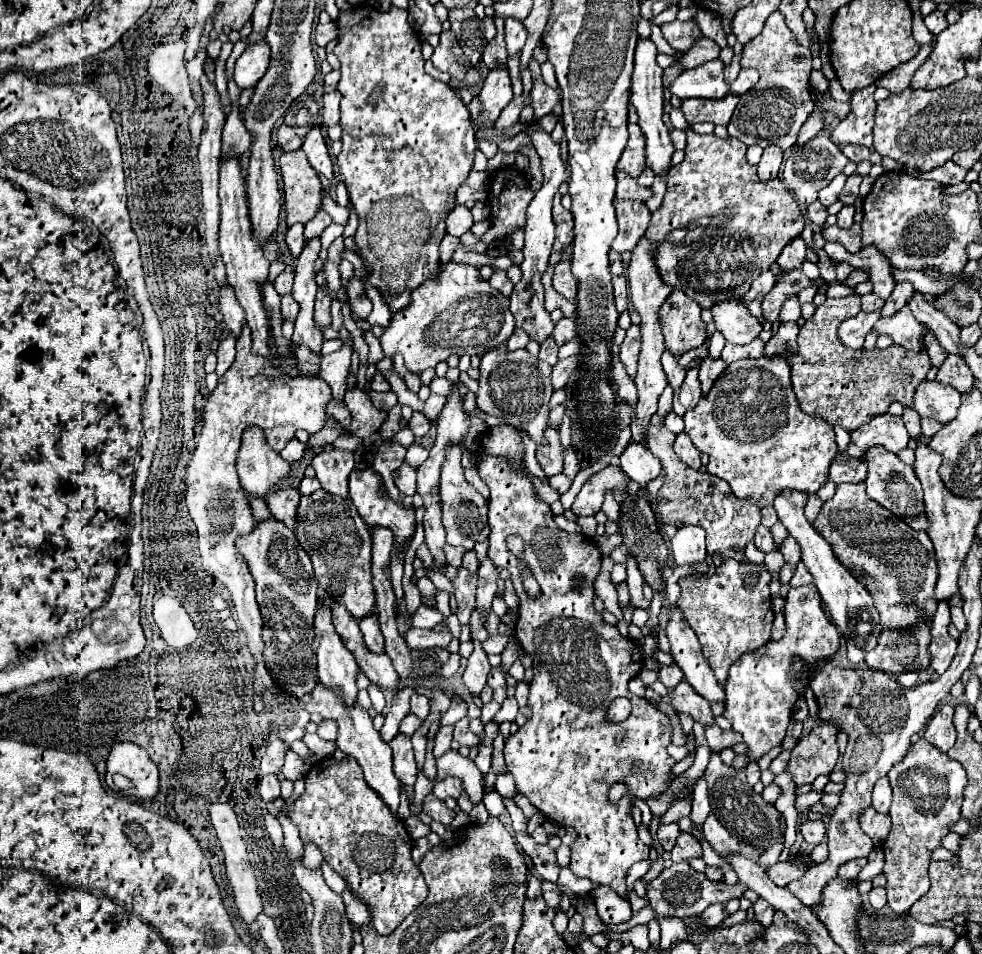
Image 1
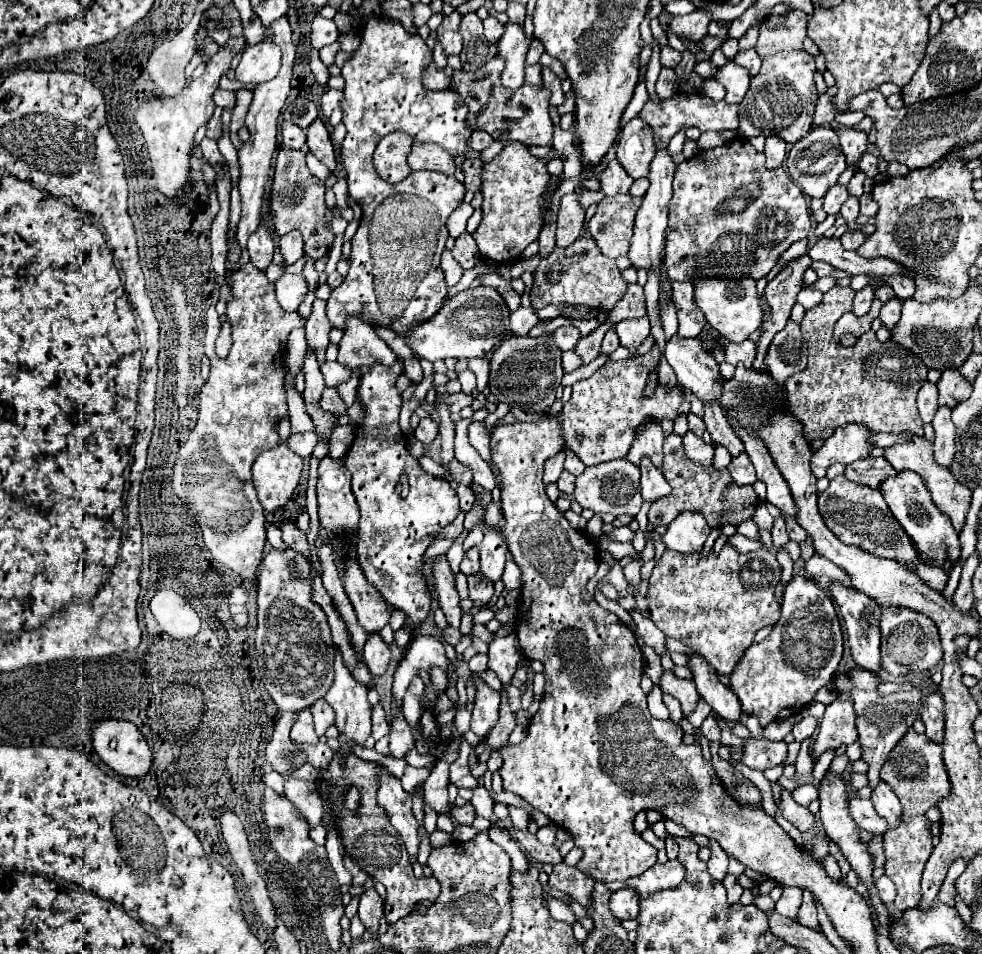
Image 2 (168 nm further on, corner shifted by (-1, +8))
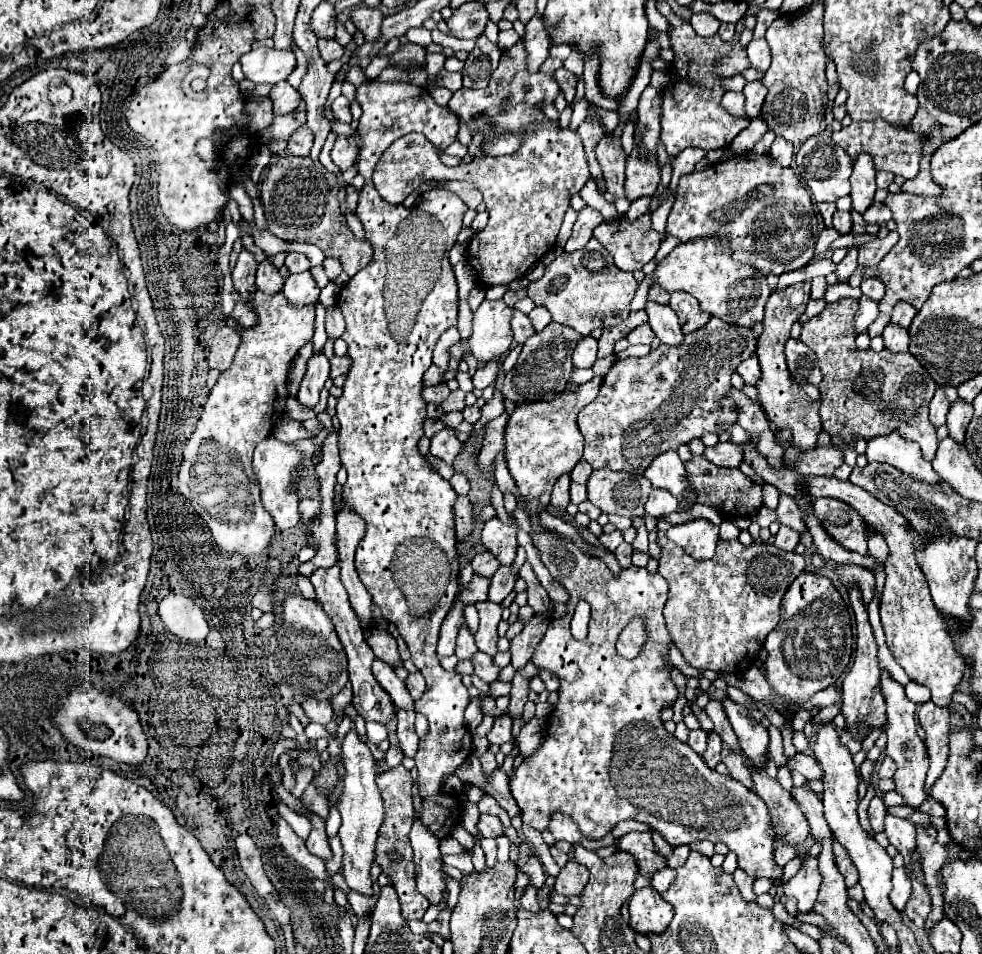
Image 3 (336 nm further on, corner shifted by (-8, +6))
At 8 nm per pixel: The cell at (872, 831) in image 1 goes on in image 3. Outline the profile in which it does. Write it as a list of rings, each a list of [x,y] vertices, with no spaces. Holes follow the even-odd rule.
[[[875,796],[869,804],[869,820],[871,820],[871,826],[875,832],[883,832],[883,820],[885,820],[885,814],[887,814],[887,806],[883,804],[883,800],[879,796]]]

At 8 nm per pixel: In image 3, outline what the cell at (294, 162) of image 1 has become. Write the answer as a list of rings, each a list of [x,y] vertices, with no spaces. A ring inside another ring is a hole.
[[[289,154],[285,158],[281,158],[279,162],[273,162],[261,182],[261,202],[263,202],[263,210],[267,216],[269,232],[281,240],[295,240],[295,242],[307,242],[307,244],[319,246],[325,252],[325,256],[339,258],[343,264],[343,270],[349,276],[353,276],[355,272],[363,270],[371,262],[373,246],[367,240],[357,240],[353,236],[353,232],[345,224],[345,216],[339,210],[337,194],[339,194],[339,182],[333,172],[325,170],[319,162],[315,162],[311,158],[297,158],[297,156],[289,156]]]

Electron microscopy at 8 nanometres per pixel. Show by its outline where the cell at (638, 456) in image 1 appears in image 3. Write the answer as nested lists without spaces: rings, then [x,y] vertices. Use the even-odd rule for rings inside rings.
[[[651,490],[649,500],[645,504],[645,514],[653,516],[653,518],[665,518],[667,514],[677,510],[677,498],[673,498],[669,492],[665,490]]]

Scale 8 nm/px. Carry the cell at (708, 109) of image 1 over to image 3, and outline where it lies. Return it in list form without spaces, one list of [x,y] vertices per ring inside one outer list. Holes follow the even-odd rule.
[[[657,2],[657,10],[671,24],[667,34],[671,38],[671,50],[675,52],[675,58],[671,62],[671,78],[675,80],[669,82],[667,88],[663,90],[663,116],[661,116],[663,130],[660,139],[667,148],[667,154],[677,156],[681,150],[689,146],[703,150],[729,146],[733,138],[749,126],[749,120],[731,116],[721,106],[721,98],[727,92],[721,86],[721,80],[741,74],[743,70],[749,68],[745,48],[739,44],[737,38],[725,42],[717,34],[709,38],[699,36],[693,30],[691,22],[677,16],[667,2]]]

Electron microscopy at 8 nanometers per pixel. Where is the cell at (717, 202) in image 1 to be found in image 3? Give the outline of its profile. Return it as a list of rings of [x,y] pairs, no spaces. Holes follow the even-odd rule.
[[[769,154],[755,156],[755,158],[735,158],[729,162],[713,164],[703,172],[687,174],[679,180],[677,200],[673,210],[667,218],[667,232],[677,236],[681,242],[689,242],[691,238],[705,238],[705,236],[719,236],[731,240],[733,260],[749,262],[765,276],[775,274],[781,276],[783,272],[799,270],[813,260],[815,244],[819,236],[817,218],[813,212],[813,204],[809,192],[803,188],[799,178],[791,168],[779,166]]]

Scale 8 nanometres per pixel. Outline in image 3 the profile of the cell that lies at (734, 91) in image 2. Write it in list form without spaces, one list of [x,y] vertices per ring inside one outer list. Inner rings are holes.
[[[757,80],[757,82],[747,82],[745,90],[743,90],[747,102],[745,102],[745,110],[749,114],[749,118],[757,118],[761,114],[761,106],[763,106],[763,98],[767,96],[767,88]]]

